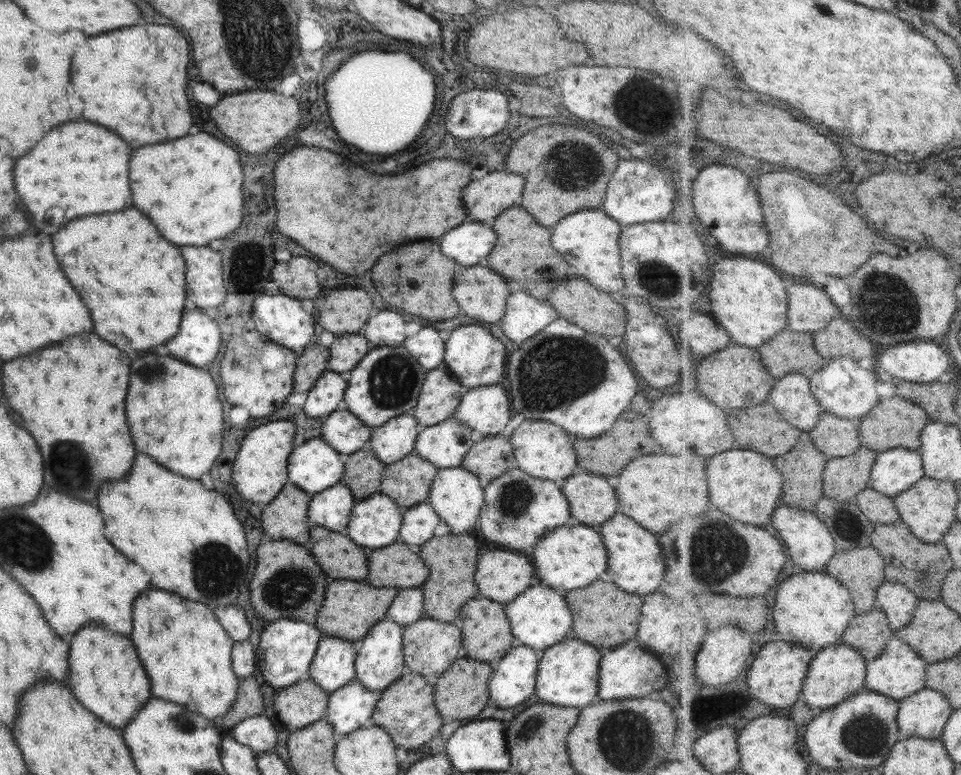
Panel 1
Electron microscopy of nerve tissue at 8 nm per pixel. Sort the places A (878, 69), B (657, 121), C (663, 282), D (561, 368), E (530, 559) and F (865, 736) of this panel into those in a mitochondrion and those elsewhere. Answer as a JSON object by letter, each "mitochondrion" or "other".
{"A":"other","B":"mitochondrion","C":"mitochondrion","D":"mitochondrion","E":"other","F":"mitochondrion"}

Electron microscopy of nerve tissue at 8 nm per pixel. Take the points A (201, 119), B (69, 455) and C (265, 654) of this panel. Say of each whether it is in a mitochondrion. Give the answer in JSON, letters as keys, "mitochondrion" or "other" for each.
{"A":"other","B":"mitochondrion","C":"other"}

